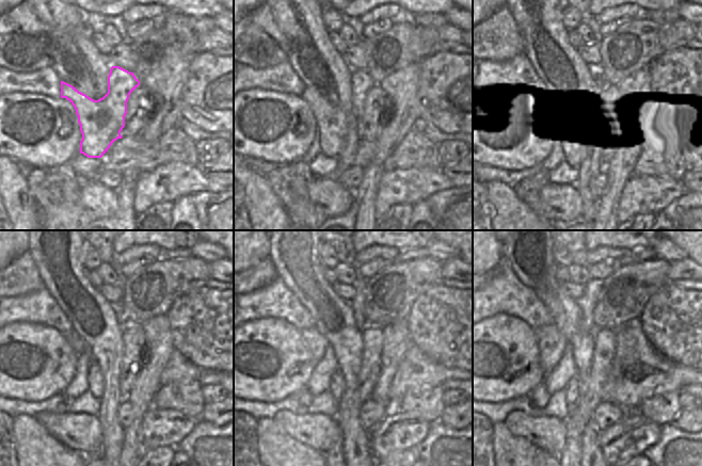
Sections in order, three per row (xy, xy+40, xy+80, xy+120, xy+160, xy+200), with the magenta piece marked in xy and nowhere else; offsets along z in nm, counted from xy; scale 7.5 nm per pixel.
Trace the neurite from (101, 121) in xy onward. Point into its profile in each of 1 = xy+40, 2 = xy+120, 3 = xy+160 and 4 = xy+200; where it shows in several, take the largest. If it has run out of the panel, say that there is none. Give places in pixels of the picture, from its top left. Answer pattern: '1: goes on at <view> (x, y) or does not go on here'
1: goes on at xy+40 (332, 122)
2: goes on at xy+120 (95, 378)
3: goes on at xy+160 (336, 387)
4: goes on at xy+200 (577, 386)

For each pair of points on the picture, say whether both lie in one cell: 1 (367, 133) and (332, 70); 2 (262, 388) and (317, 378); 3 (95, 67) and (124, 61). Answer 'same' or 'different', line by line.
1: different
2: different
3: different

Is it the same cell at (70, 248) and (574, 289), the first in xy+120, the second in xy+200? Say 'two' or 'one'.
two

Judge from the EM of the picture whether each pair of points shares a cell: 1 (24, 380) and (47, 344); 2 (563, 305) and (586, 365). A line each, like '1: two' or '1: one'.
1: one
2: one

